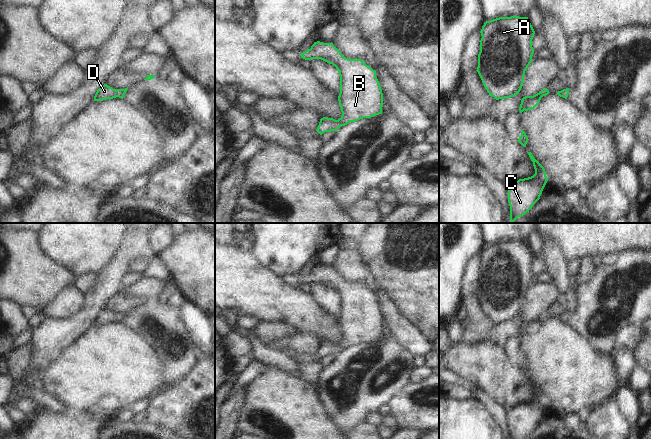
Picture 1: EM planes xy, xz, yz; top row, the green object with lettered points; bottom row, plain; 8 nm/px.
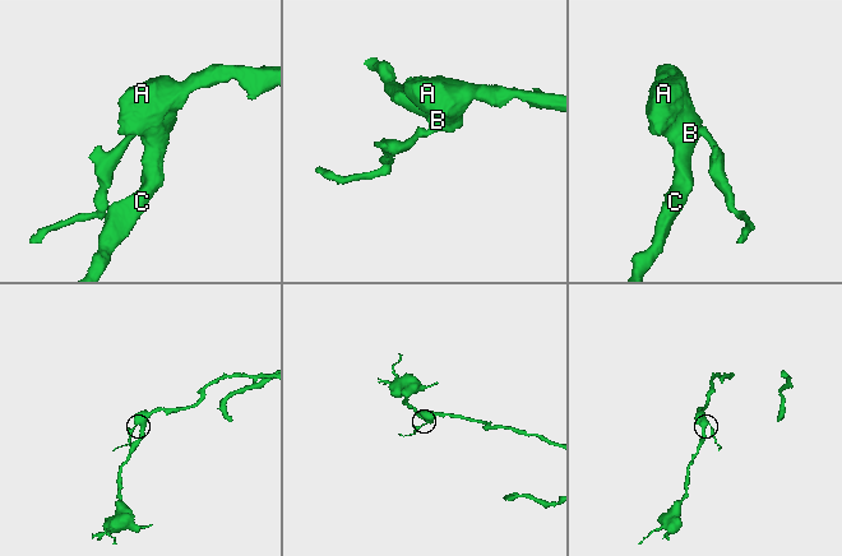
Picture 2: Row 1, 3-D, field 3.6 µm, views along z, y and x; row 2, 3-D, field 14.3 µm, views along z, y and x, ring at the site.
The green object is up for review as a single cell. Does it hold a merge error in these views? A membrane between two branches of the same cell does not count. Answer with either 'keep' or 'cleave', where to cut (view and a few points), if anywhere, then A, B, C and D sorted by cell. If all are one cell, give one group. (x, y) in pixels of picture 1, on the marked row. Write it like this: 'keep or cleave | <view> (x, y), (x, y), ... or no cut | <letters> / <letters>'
keep | no cut | A B C D

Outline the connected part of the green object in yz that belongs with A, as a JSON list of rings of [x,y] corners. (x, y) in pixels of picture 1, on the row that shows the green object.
[[[499,17],[486,21],[480,31],[477,72],[496,100],[517,95],[525,71],[533,61],[535,31],[528,17]]]

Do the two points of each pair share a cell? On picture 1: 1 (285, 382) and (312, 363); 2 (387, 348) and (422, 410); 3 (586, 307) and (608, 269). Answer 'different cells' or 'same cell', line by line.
1: different cells
2: different cells
3: same cell

